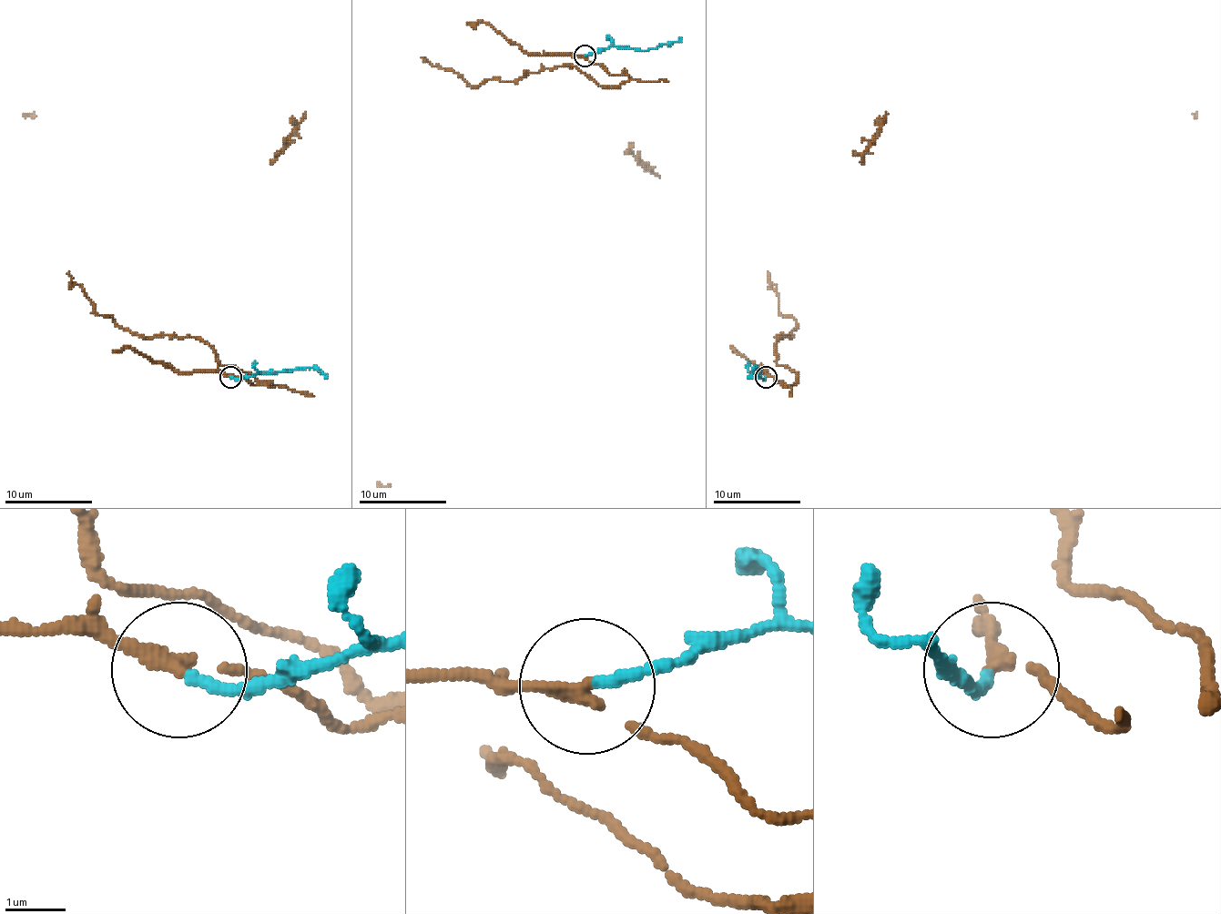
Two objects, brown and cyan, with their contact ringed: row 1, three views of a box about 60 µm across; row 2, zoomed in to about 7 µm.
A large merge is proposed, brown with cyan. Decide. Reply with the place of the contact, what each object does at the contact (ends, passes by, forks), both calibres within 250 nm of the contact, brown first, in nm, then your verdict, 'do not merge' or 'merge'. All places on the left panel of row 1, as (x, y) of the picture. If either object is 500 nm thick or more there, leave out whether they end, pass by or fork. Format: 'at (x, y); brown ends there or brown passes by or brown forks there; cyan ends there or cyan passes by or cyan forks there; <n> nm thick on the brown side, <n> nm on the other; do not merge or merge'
at (230, 377); brown passes by; cyan ends there; 180 nm thick on the brown side, 180 nm on the other; do not merge

